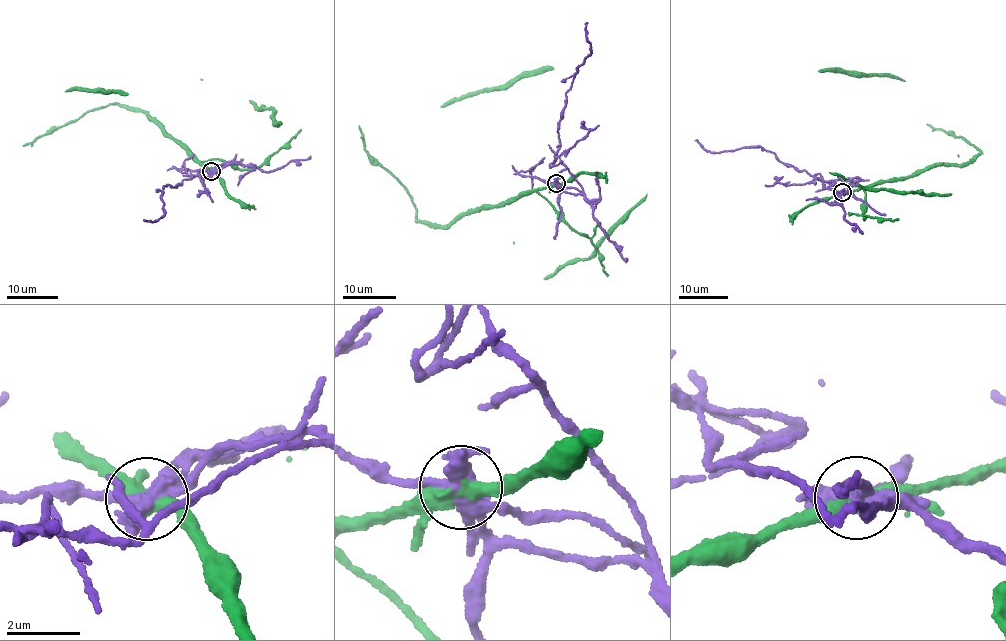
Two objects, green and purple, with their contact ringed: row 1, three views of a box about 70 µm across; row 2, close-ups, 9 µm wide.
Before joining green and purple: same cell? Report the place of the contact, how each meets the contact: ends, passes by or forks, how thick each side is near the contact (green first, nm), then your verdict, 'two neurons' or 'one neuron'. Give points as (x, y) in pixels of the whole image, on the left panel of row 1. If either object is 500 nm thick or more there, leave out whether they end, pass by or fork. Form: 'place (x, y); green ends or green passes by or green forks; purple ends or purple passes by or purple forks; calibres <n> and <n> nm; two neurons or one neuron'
place (211, 171); green passes by; purple forks; calibres 360 and 400 nm; two neurons

